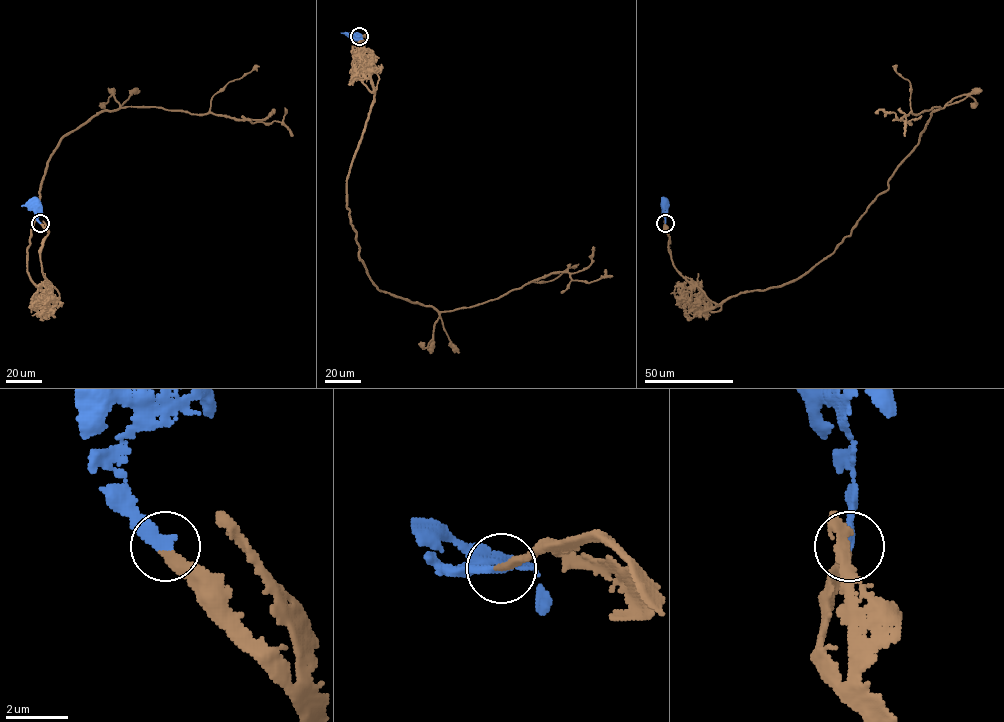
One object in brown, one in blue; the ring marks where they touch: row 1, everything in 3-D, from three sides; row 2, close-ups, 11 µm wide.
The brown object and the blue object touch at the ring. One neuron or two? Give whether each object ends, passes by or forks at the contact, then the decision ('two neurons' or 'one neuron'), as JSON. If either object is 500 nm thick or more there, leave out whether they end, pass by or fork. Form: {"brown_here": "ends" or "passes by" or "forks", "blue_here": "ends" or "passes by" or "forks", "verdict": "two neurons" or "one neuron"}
{"brown_here": "ends", "blue_here": "ends", "verdict": "one neuron"}

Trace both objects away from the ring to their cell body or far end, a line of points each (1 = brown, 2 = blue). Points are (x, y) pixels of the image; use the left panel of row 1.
1: (40, 223), (57, 304), (30, 278), (27, 252), (65, 136), (127, 107), (267, 123), (284, 108)
2: (40, 223), (35, 202)

